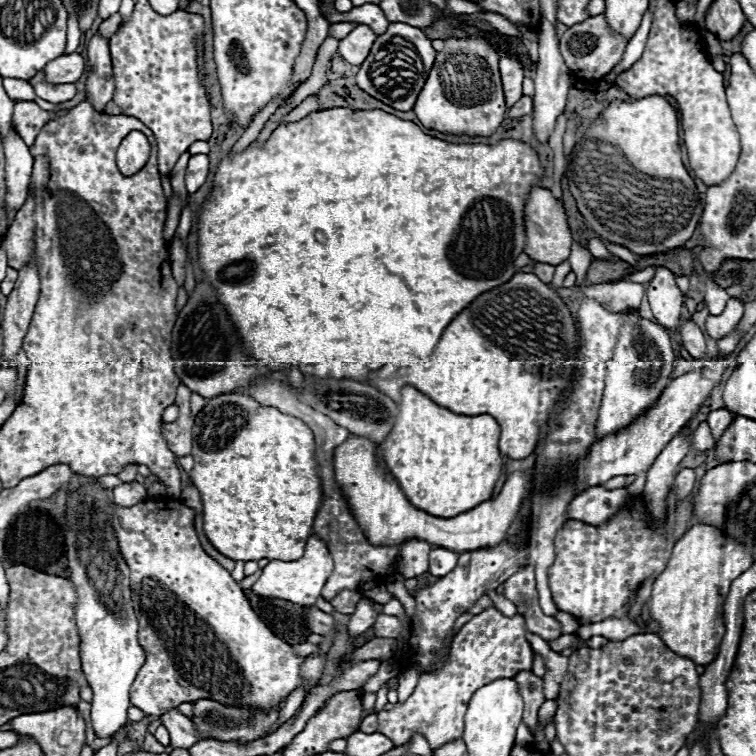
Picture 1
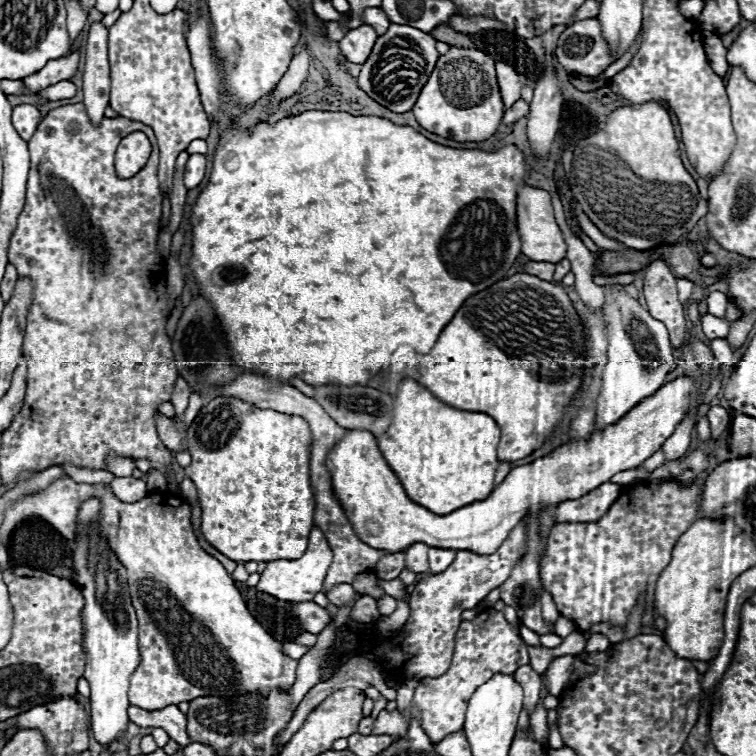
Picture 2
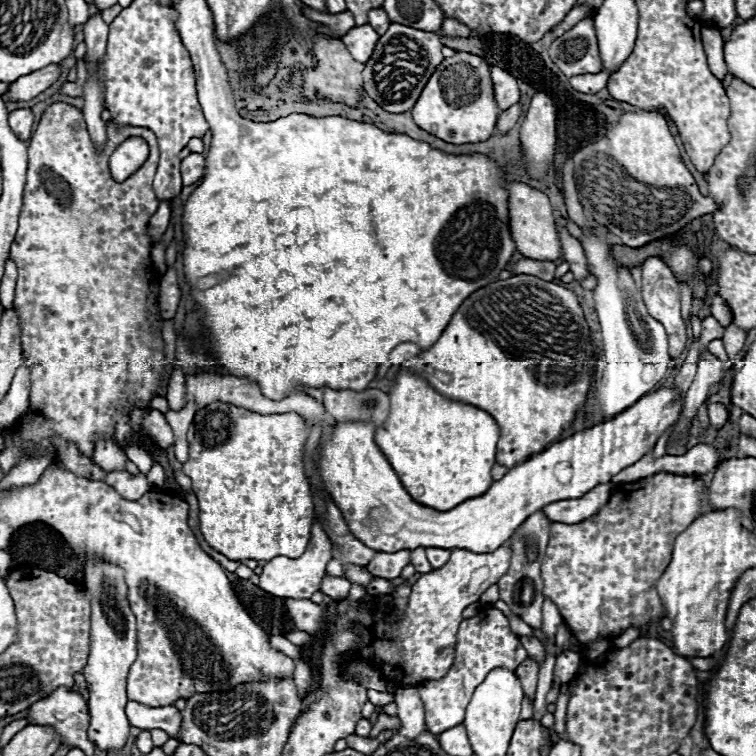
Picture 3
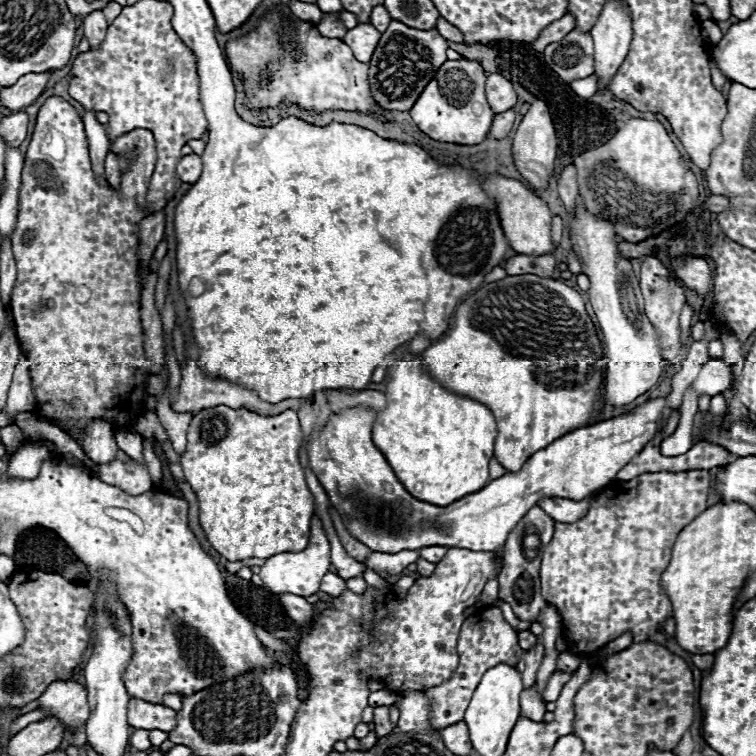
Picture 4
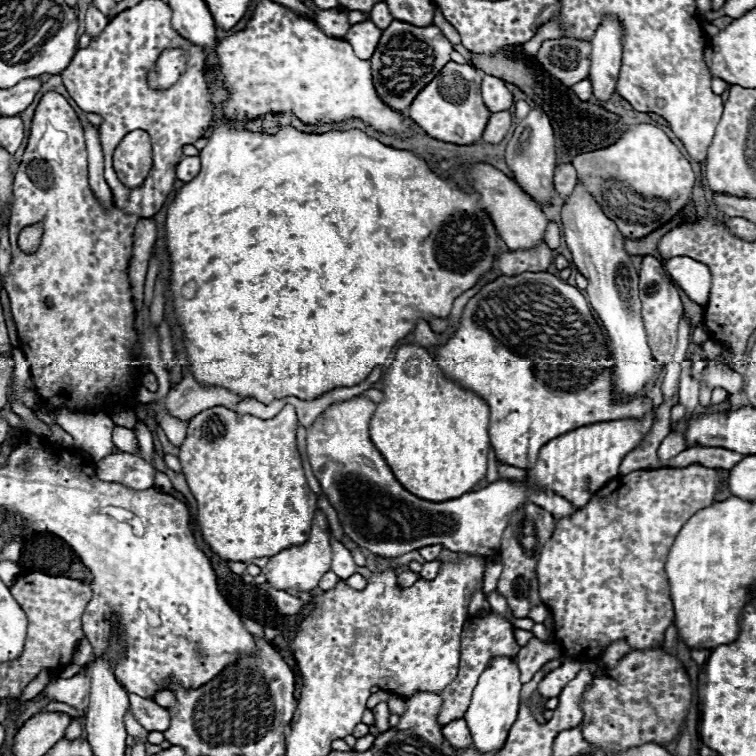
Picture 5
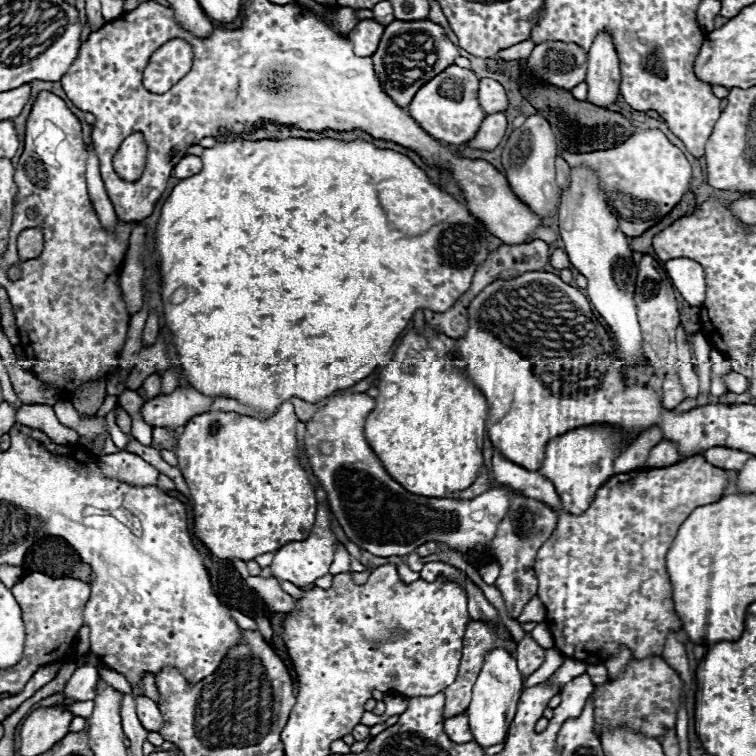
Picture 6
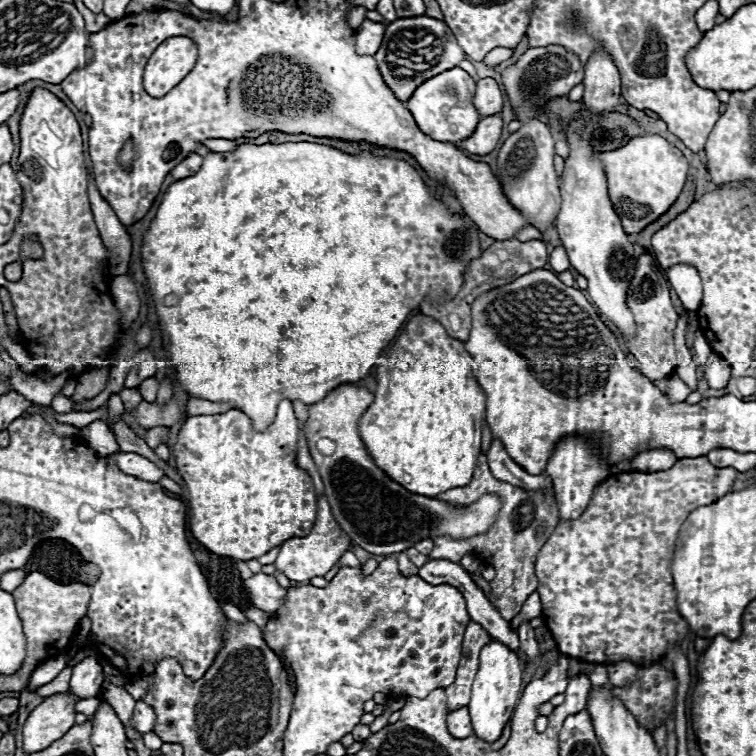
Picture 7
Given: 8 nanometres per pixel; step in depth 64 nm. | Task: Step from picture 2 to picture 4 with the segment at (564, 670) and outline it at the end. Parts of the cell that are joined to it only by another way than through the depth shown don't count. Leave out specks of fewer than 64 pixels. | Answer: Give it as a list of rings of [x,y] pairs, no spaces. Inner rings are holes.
[[[562,652],[562,654],[558,656],[558,666],[556,666],[556,670],[568,670],[568,672],[572,674],[572,672],[576,672],[576,670],[578,670],[580,662],[582,662],[582,658],[580,658],[578,654]]]

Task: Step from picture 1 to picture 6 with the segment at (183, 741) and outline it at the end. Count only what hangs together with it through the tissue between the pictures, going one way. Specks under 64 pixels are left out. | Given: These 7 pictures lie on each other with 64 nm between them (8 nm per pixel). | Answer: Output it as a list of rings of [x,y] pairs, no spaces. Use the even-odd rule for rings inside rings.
[[[102,667],[99,670],[99,673],[103,680],[106,680],[108,684],[116,689],[131,689],[130,684],[121,674],[118,674],[114,670],[111,670],[107,667]],[[134,694],[132,696],[136,699],[136,713],[144,729],[158,730],[158,728],[162,728],[164,720],[162,720],[162,712],[158,710],[158,704],[145,696],[135,696]]]

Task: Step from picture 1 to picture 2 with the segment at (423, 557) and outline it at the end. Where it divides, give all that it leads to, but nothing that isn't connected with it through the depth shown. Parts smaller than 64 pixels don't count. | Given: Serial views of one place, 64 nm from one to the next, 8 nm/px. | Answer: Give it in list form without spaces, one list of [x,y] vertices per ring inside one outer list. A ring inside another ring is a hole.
[[[422,542],[408,546],[404,550],[404,564],[406,564],[404,568],[414,572],[414,574],[428,572],[428,546]]]

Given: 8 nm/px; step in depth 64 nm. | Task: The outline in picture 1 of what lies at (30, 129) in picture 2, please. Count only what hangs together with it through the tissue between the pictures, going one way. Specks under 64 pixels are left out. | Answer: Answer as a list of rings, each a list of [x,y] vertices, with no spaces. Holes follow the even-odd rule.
[[[28,100],[28,102],[16,102],[14,106],[14,128],[20,134],[20,138],[32,146],[38,132],[42,130],[44,124],[56,120],[58,116],[62,116],[66,110],[58,110],[58,112],[46,112],[42,110],[36,102]]]

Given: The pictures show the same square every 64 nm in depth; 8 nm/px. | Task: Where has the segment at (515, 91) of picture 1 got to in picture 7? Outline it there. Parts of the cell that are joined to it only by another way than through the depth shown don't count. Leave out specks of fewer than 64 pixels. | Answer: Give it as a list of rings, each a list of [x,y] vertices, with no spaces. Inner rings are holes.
[[[482,78],[476,84],[476,96],[474,106],[480,112],[480,116],[498,114],[504,106],[504,94],[500,90],[500,84],[492,78]]]

